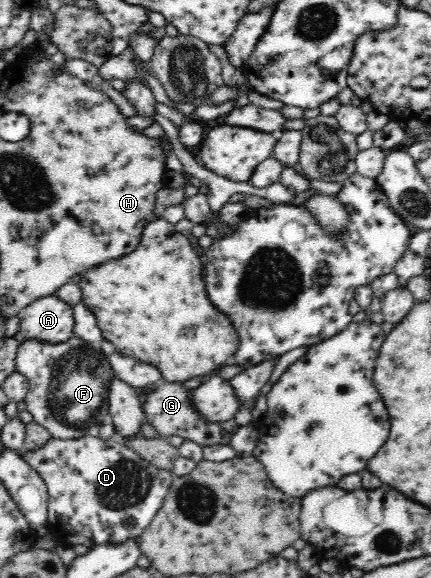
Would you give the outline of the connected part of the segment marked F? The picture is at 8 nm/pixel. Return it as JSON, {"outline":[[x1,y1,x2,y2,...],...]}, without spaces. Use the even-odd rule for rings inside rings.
{"outline":[[76,337,62,344,44,344,37,340,21,343,16,354,16,371,28,377,30,389,25,400,26,411,32,414,33,422,46,429,52,438,61,440,83,438,95,432,106,418,106,403,108,402,108,385,113,377,109,357,101,351,101,340,96,344,88,344]]}

